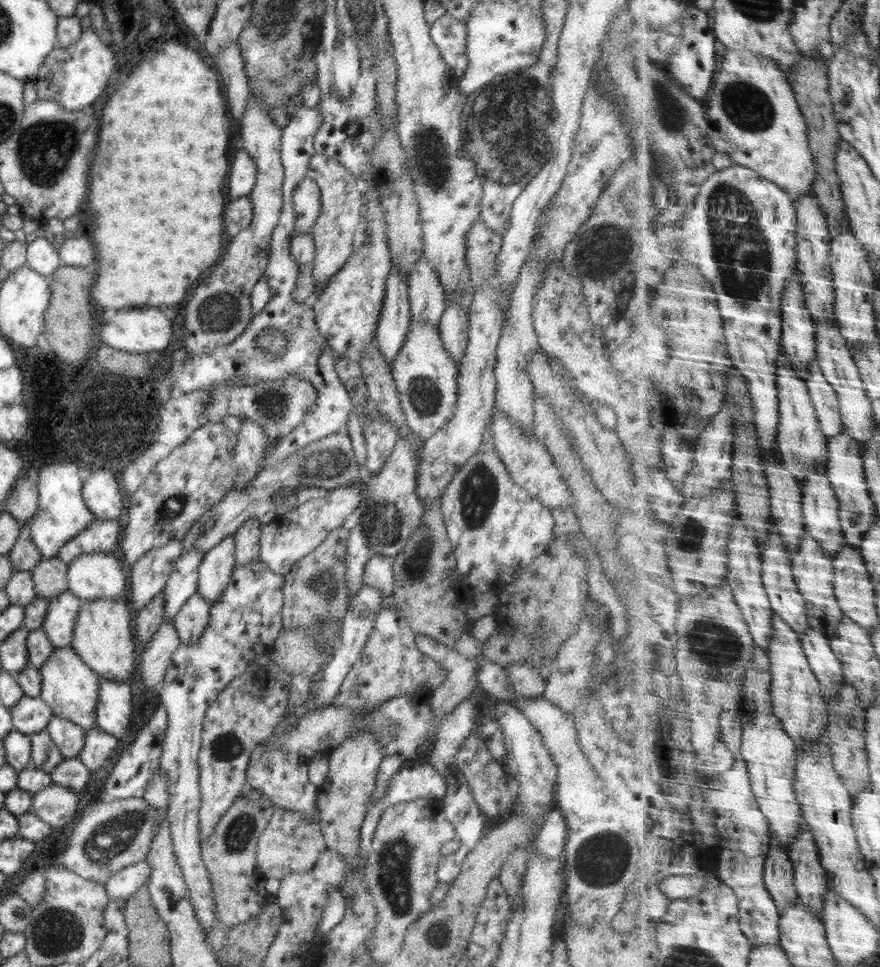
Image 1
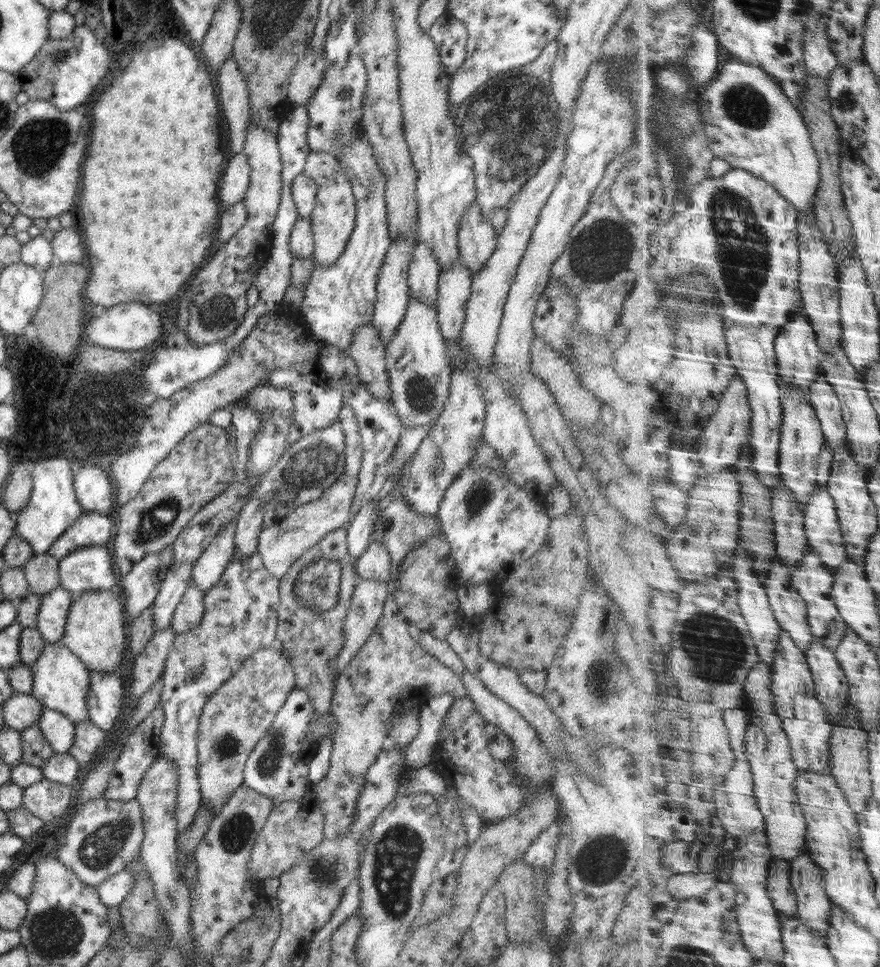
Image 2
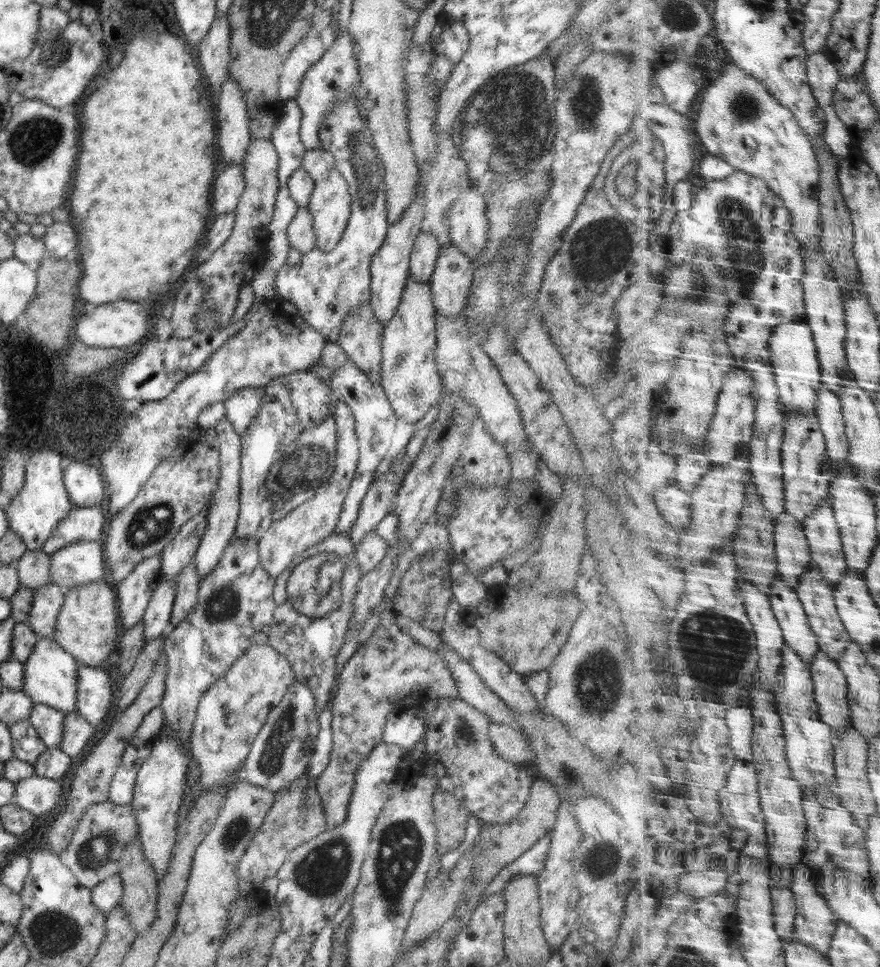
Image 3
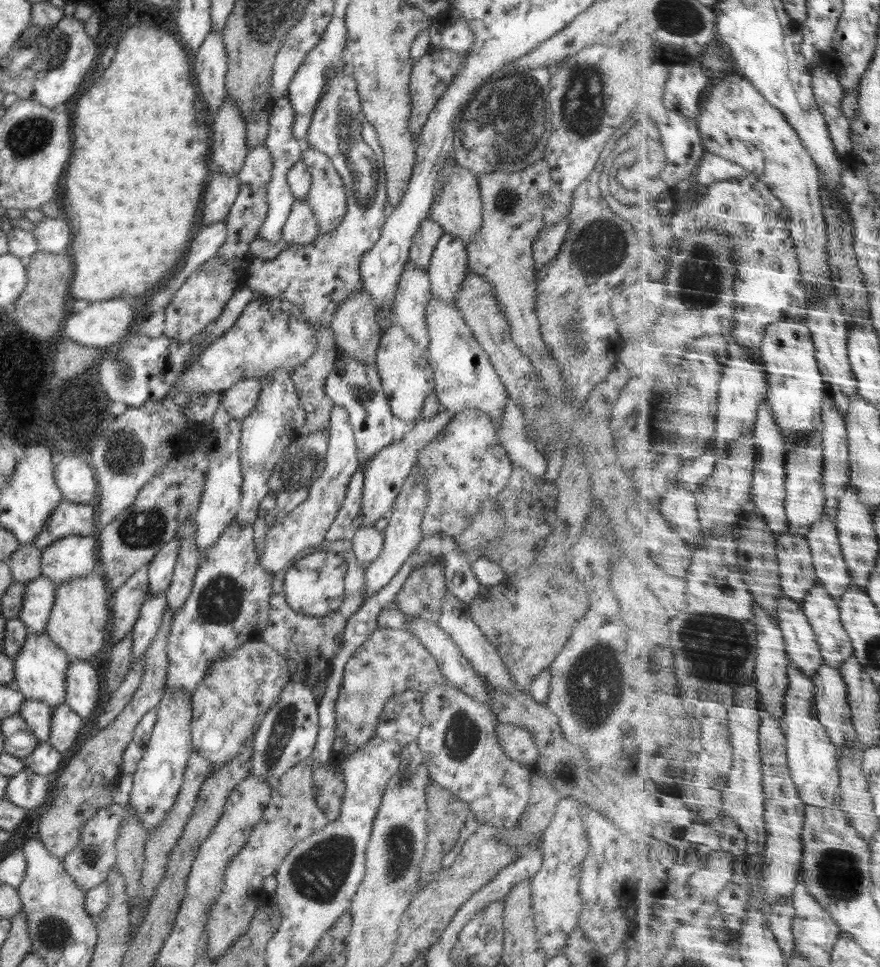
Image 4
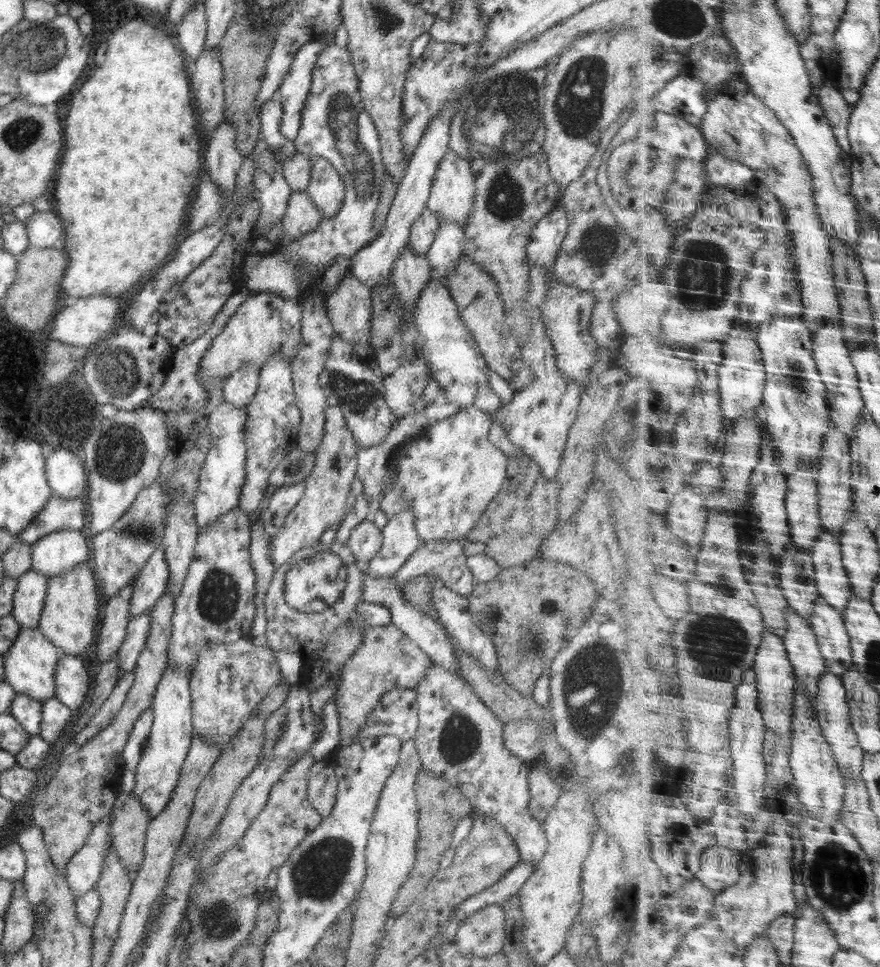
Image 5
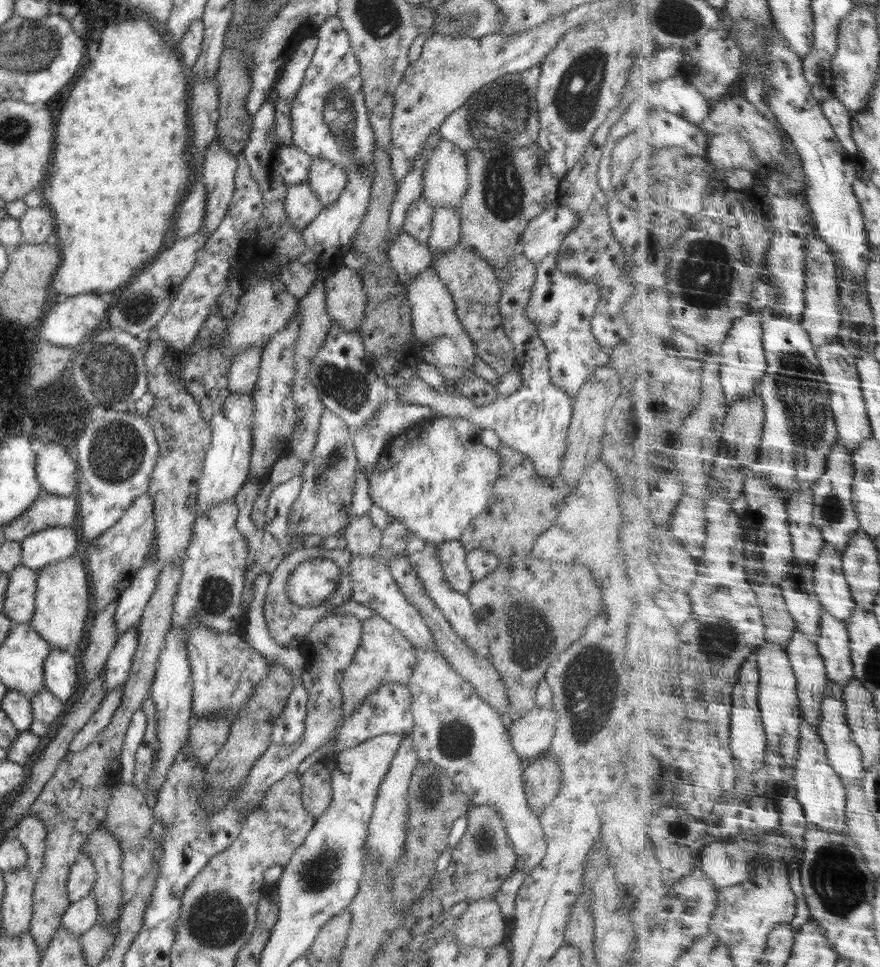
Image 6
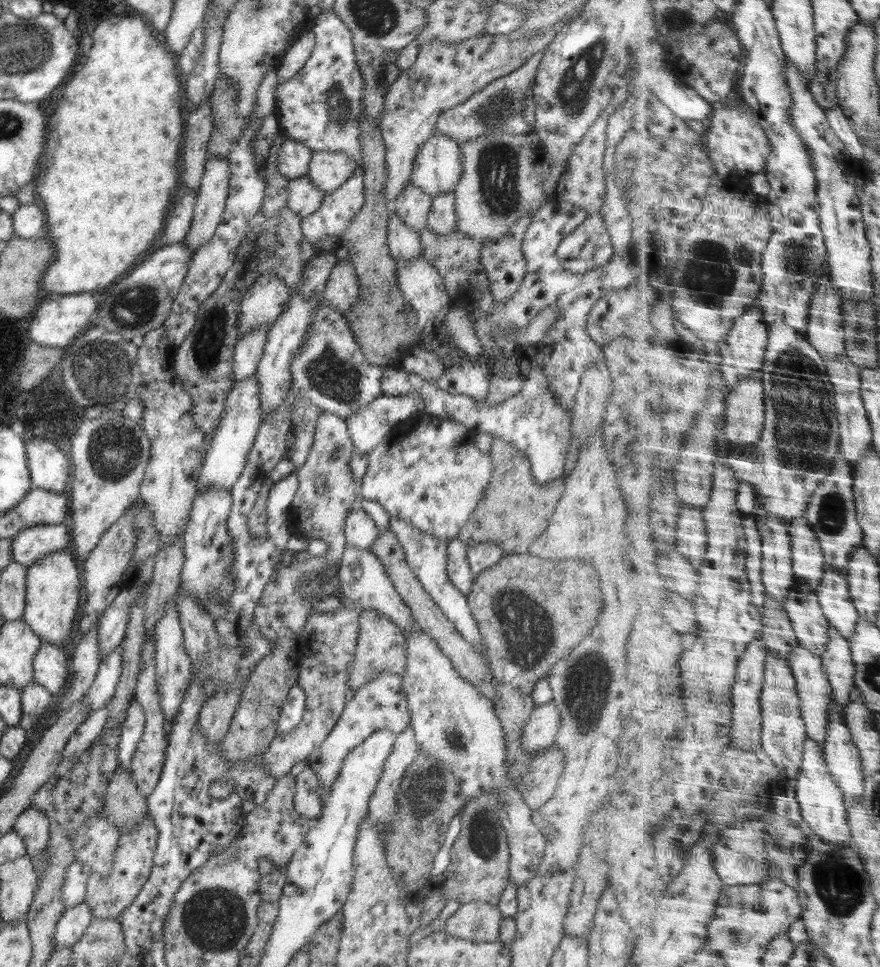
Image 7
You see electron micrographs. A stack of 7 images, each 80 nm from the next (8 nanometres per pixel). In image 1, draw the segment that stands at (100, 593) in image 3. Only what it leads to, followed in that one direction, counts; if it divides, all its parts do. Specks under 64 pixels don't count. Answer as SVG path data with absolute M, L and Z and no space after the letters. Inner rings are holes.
M82 600L82 608L74 625L71 648L96 675L112 682L129 684L137 676L139 663L134 659L134 649L138 645L130 626L132 617L131 610L124 601Z

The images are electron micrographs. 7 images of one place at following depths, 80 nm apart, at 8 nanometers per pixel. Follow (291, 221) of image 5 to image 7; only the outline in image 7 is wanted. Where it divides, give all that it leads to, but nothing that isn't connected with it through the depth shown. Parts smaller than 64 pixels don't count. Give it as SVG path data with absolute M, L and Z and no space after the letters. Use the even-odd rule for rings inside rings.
M307 174L290 179L287 192L289 209L301 219L322 206L324 194L314 186L312 179Z

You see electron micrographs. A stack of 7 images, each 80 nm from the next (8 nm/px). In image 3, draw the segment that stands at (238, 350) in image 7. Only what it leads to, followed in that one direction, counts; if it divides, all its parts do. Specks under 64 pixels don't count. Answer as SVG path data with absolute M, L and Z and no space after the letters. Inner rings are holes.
M244 387L223 402L225 417L233 424L241 438L258 414L264 391L264 388Z

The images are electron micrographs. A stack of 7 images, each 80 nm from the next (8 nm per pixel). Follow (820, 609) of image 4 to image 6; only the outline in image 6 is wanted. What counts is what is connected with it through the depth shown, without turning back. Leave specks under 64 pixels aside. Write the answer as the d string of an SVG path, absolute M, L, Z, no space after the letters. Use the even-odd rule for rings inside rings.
M823 608L819 649L827 664L829 679L842 690L855 680L855 661L848 623Z

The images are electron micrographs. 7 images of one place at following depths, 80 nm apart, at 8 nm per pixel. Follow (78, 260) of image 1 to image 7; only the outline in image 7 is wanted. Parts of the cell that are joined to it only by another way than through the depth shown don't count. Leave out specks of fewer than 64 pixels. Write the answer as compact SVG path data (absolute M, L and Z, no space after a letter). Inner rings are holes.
M37 201L23 204L11 216L15 234L25 239L46 236L45 211Z

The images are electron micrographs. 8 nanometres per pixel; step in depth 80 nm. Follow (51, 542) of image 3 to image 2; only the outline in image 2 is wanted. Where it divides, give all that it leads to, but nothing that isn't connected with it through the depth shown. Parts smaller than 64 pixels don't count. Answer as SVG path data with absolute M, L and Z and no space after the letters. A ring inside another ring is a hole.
M84 511L66 532L50 546L48 555L58 560L72 550L90 546L110 547L114 538L116 520L99 512Z

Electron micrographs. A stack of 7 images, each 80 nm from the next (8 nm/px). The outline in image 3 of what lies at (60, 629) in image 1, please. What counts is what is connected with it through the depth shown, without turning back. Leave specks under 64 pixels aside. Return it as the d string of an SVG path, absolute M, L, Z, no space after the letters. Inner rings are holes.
M53 583L48 584L48 586L44 584L44 586L34 589L33 592L34 602L32 602L30 616L28 616L26 624L38 637L53 638L53 634L56 632L56 620L62 606L64 606L64 600L66 600L68 592Z

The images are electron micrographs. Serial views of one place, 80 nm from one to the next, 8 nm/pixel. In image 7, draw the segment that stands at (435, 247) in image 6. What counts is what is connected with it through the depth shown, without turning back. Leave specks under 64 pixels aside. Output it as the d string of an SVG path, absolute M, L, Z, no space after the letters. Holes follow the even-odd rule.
M438 194L431 198L432 207L428 213L427 226L436 234L446 236L457 228L455 213L455 196L453 194Z

